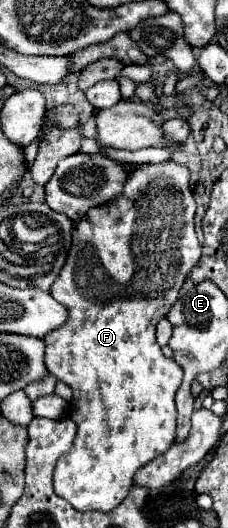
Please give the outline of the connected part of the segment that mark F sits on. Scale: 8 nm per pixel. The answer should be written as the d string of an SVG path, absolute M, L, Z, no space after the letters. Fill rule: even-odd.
M161 162L161 164L143 164L143 166L137 166L125 180L125 186L123 186L123 192L101 204L99 208L91 208L83 220L75 222L73 226L73 242L71 242L71 248L69 248L69 254L67 254L67 260L65 260L65 266L61 268L57 280L53 282L49 294L61 302L69 316L65 320L65 324L49 334L45 334L43 342L45 342L45 366L47 370L57 376L57 380L65 382L67 386L71 386L73 390L73 400L69 402L69 418L77 424L77 436L73 440L73 446L69 452L65 452L59 460L57 460L57 466L55 466L55 472L53 472L53 488L55 488L55 494L61 496L63 500L67 500L75 510L79 512L85 512L85 510L99 510L99 512L111 512L113 508L117 508L129 494L131 486L133 486L133 474L143 468L145 464L153 462L157 456L161 456L165 450L169 450L169 446L173 444L175 440L175 428L177 428L177 408L175 408L175 392L181 384L181 378L183 378L183 372L181 372L181 366L175 364L171 358L167 358L163 352L161 352L161 346L157 344L157 338L155 338L155 326L157 322L167 316L171 304L175 304L177 300L177 294L179 294L179 288L183 284L183 280L189 276L191 268L197 264L199 256L201 256L201 244L197 240L197 234L195 234L195 222L193 222L193 216L195 216L195 210L197 210L197 204L195 204L195 196L193 196L193 188L189 184L189 178L191 178L191 172L187 166L183 164L177 164L177 162Z

